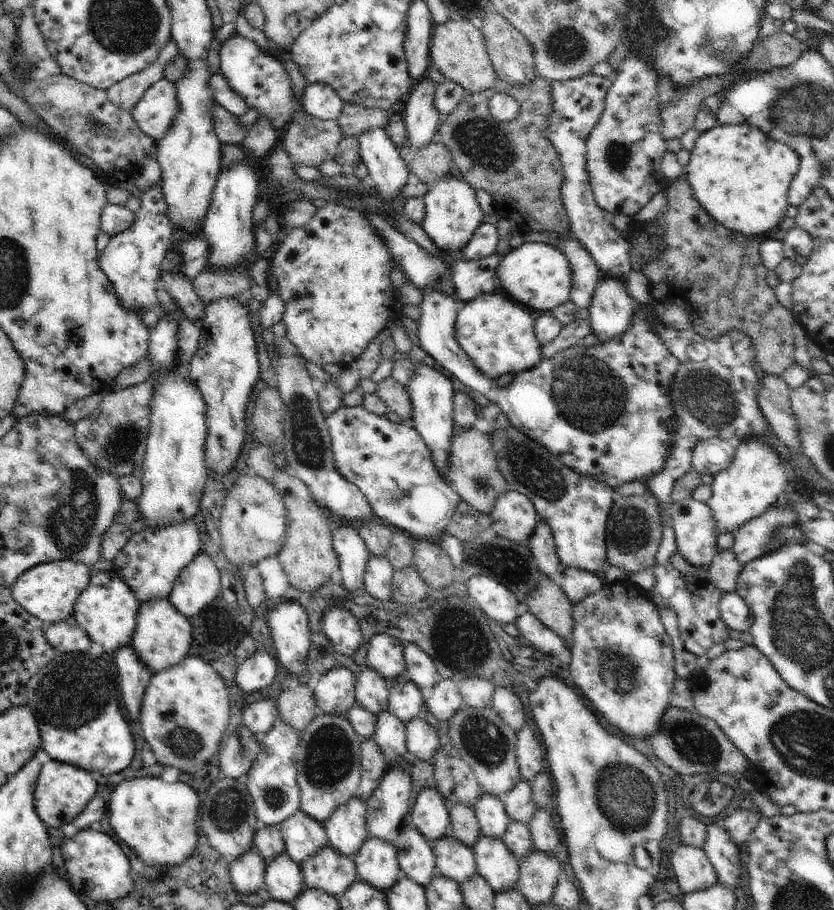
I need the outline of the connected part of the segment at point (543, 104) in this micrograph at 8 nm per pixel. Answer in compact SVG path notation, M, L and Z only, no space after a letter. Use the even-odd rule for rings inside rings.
M537 77L530 85L520 87L510 85L497 79L494 85L486 91L470 94L456 109L447 116L439 129L437 138L444 144L453 159L453 165L464 177L474 191L479 189L488 192L496 204L510 208L511 219L518 224L524 224L528 230L545 231L569 236L575 236L570 229L571 223L563 204L563 185L565 182L560 154L548 139L547 129L553 114L553 99L551 82ZM497 93L505 93L520 104L520 115L512 121L498 121L489 112L489 103Z

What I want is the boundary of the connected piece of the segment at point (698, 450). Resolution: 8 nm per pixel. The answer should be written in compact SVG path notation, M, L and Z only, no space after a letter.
M711 437L700 440L691 452L691 467L700 475L708 474L714 477L728 469L735 447L730 441Z

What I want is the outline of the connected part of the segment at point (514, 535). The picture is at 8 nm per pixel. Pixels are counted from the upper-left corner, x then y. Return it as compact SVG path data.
M511 488L497 499L490 516L496 535L516 543L529 540L540 522L534 504Z

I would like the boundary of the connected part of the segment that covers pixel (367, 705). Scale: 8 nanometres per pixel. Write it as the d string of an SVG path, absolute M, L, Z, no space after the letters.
M368 667L355 684L356 701L371 714L379 716L389 711L389 688L389 681Z

